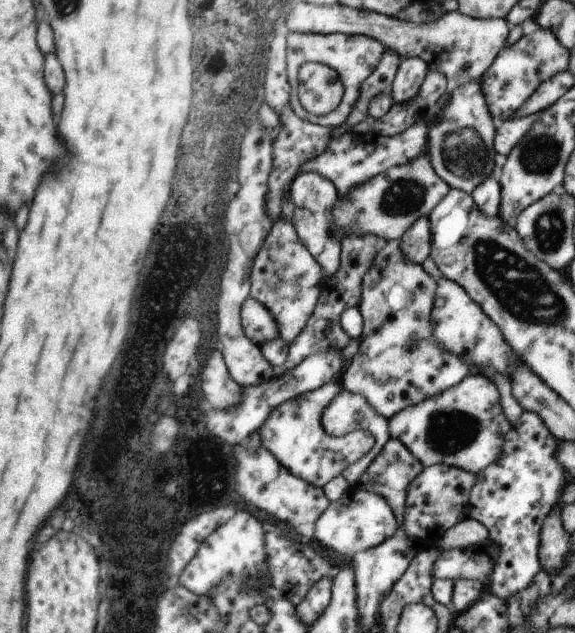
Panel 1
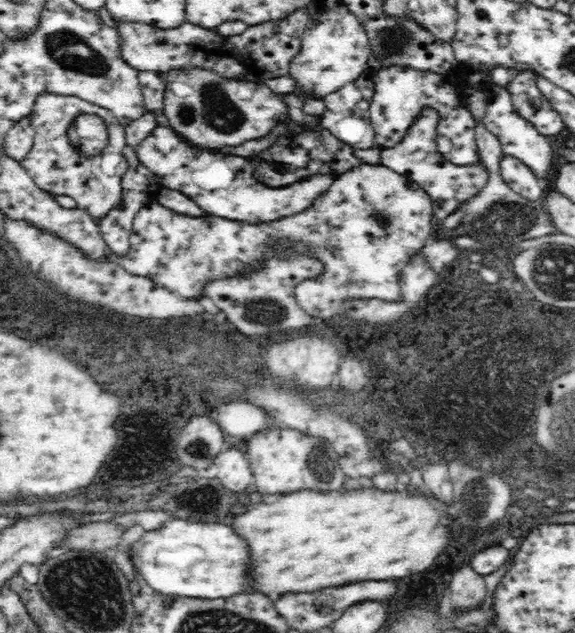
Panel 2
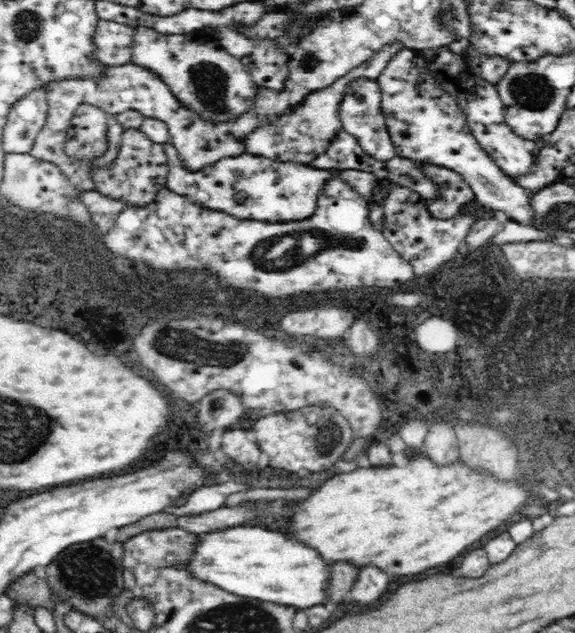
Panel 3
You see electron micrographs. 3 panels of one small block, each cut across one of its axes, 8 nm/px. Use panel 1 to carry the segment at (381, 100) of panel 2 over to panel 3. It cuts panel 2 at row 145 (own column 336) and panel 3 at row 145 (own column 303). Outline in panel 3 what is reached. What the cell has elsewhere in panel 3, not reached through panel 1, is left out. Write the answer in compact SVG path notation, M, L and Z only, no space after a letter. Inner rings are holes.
M400 50L376 80L382 90L386 128L400 158L410 158L438 168L450 168L458 172L458 176L464 176L476 194L476 202L488 212L502 210L512 220L530 226L536 224L536 212L530 206L532 198L528 198L524 188L504 174L500 166L496 166L496 162L482 150L466 124L464 112L454 102L454 96L440 88L434 74L428 72L426 62L418 50Z

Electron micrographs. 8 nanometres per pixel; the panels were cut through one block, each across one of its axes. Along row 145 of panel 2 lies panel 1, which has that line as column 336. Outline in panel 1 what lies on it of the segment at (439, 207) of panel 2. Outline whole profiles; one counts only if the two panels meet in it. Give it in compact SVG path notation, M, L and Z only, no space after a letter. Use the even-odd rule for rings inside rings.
M343 390L343 392L325 408L321 424L323 424L325 432L331 434L333 438L341 438L341 436L345 436L345 434L349 434L349 432L359 432L359 430L365 430L365 432L369 432L369 434L375 438L371 450L369 450L361 460L357 460L355 464L351 464L349 468L345 468L345 470L341 472L341 476L349 482L349 486L357 488L357 486L359 486L359 478L365 474L365 470L369 468L369 464L373 462L373 458L381 452L381 448L383 448L383 446L387 444L387 440L391 438L391 434L389 434L389 420L387 420L385 416L381 416L379 412L375 412L375 410L369 406L369 402L365 400L365 396L353 394L353 392L349 392L349 390Z

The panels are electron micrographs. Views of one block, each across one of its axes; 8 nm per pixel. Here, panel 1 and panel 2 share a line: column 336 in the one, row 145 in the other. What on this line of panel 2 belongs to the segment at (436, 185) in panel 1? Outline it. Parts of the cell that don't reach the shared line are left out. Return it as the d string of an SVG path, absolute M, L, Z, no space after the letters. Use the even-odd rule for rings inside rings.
M184 66L168 72L158 72L164 80L166 116L180 138L188 138L204 148L236 148L252 138L266 136L276 124L290 120L286 96L272 92L262 82L246 82L224 78L214 70Z

